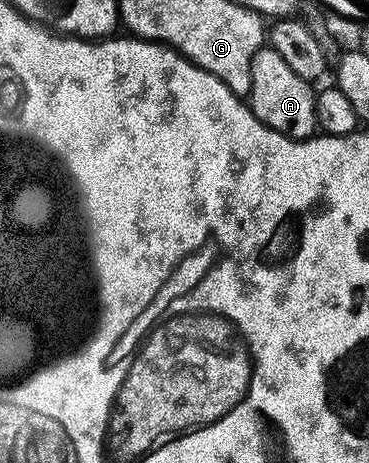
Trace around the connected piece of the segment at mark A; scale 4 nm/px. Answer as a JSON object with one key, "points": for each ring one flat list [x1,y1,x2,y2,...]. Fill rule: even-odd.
{"points":[[270,44,253,56,253,68,249,68,250,83,246,101,253,116,261,120,273,132,281,132,286,138,314,138,319,130,317,104,315,103,316,87,310,81,293,72,279,51]]}

